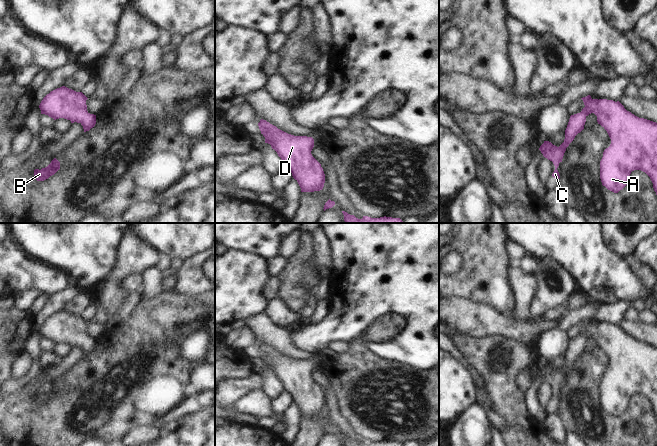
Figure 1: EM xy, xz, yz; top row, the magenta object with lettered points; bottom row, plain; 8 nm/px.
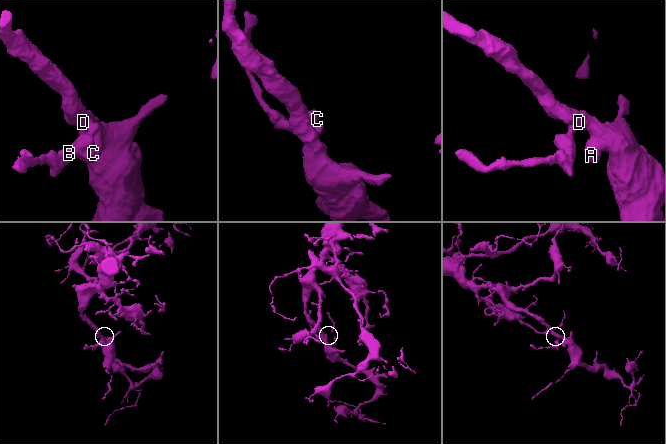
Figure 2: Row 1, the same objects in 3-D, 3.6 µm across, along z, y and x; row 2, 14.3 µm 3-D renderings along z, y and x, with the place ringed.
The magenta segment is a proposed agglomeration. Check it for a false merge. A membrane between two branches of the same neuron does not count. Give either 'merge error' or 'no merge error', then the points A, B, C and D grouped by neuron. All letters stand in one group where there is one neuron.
no merge error | A B C D

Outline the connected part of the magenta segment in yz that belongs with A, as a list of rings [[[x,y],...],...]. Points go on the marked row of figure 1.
[[[590,95],[581,99],[585,107],[580,113],[570,116],[565,130],[564,142],[557,147],[549,141],[544,141],[539,148],[543,156],[552,161],[555,166],[552,176],[559,180],[560,175],[557,168],[559,163],[562,162],[566,148],[574,140],[575,136],[584,129],[586,117],[594,113],[597,116],[598,124],[607,131],[611,139],[611,144],[604,150],[600,161],[602,185],[608,190],[618,193],[627,185],[631,172],[641,170],[650,177],[657,195],[657,123],[635,116],[627,111],[619,101],[592,99]]]

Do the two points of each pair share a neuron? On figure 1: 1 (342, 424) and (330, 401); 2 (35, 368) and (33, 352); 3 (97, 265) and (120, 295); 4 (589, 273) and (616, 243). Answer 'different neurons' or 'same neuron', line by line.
1: same neuron
2: same neuron
3: different neurons
4: different neurons

